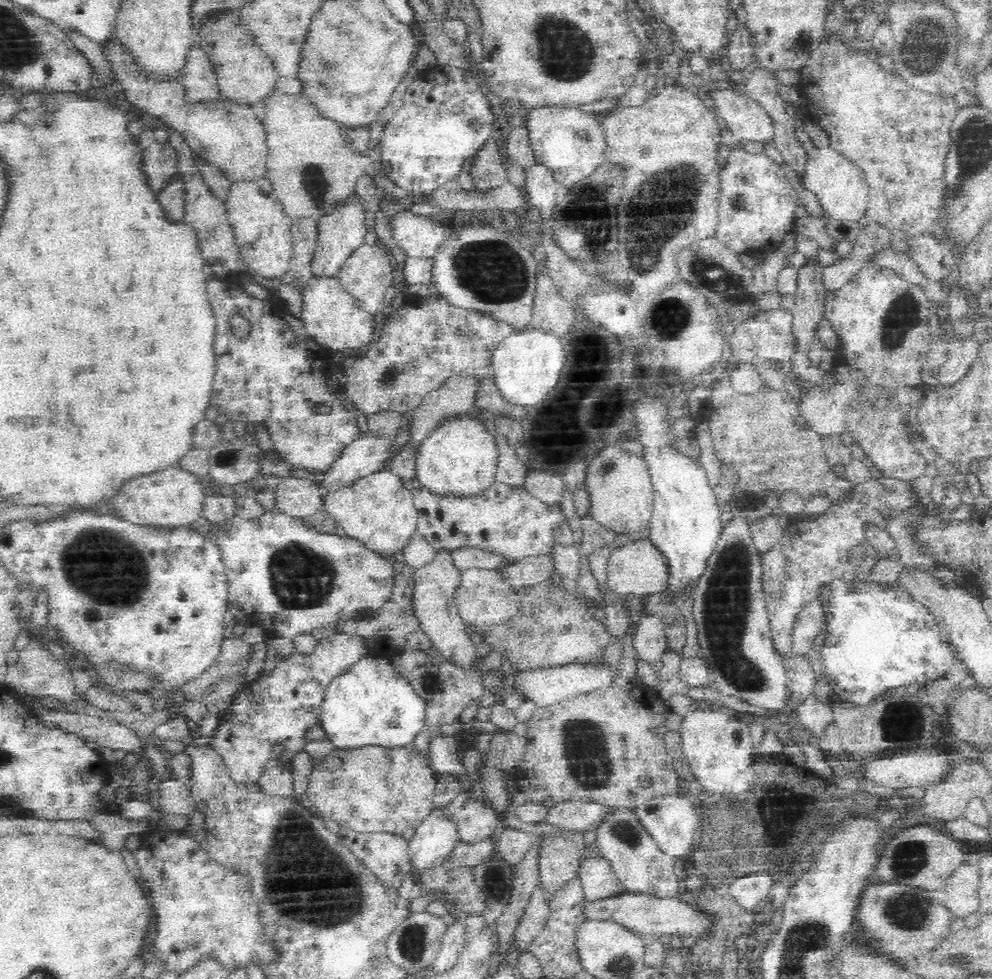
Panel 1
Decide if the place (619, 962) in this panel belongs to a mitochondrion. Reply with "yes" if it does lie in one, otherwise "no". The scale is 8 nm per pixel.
yes

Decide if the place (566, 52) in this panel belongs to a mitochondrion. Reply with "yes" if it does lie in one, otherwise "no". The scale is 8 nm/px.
yes

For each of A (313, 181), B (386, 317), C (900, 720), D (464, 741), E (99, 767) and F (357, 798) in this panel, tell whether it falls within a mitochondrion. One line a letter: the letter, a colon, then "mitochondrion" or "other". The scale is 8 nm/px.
A: mitochondrion
B: other
C: mitochondrion
D: other
E: other
F: other

